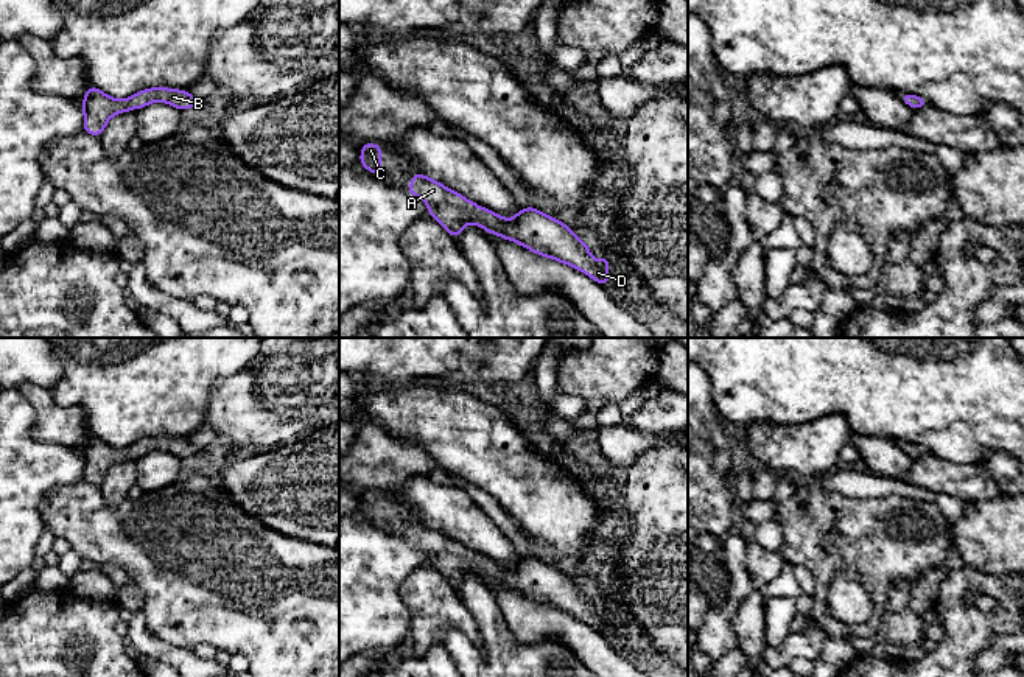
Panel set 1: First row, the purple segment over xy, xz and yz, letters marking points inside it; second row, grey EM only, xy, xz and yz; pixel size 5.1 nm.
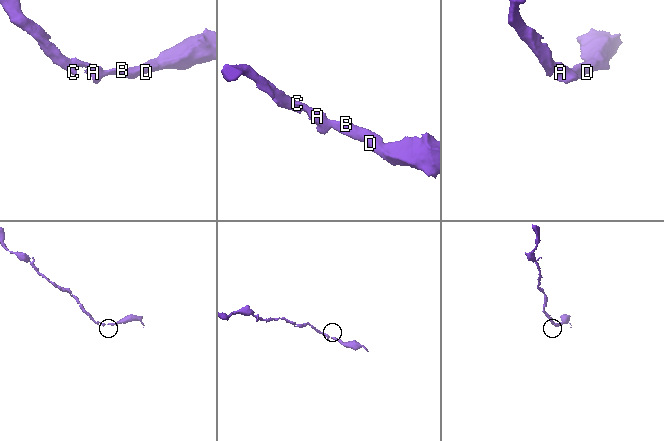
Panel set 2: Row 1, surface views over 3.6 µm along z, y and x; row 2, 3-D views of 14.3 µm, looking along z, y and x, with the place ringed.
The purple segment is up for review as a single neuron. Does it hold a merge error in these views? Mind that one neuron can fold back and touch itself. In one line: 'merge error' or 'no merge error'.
no merge error

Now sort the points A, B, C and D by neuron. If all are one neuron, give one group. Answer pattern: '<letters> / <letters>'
A B C D

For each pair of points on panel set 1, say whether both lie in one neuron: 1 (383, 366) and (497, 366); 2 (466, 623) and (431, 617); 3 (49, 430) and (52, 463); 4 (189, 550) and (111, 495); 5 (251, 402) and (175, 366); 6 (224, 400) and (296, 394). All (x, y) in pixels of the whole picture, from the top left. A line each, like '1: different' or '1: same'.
1: same
2: same
3: different
4: different
5: different
6: same

